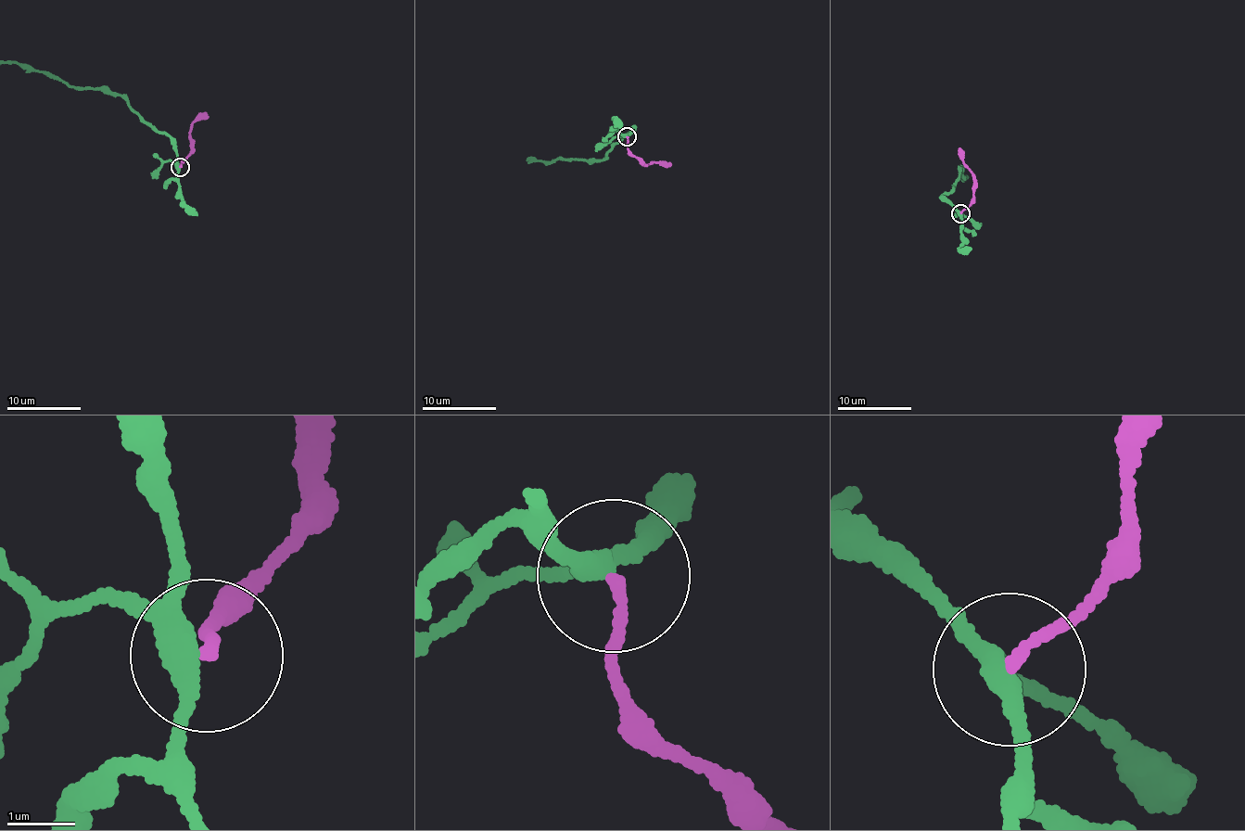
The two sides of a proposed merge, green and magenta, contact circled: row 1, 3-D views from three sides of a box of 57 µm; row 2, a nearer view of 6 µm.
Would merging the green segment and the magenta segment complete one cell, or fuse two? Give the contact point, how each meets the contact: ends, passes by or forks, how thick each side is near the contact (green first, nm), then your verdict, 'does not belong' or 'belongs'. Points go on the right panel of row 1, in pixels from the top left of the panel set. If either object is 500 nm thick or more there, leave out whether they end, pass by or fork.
place (960, 213); green forks; magenta ends; calibres 260 and 160 nm; does not belong

